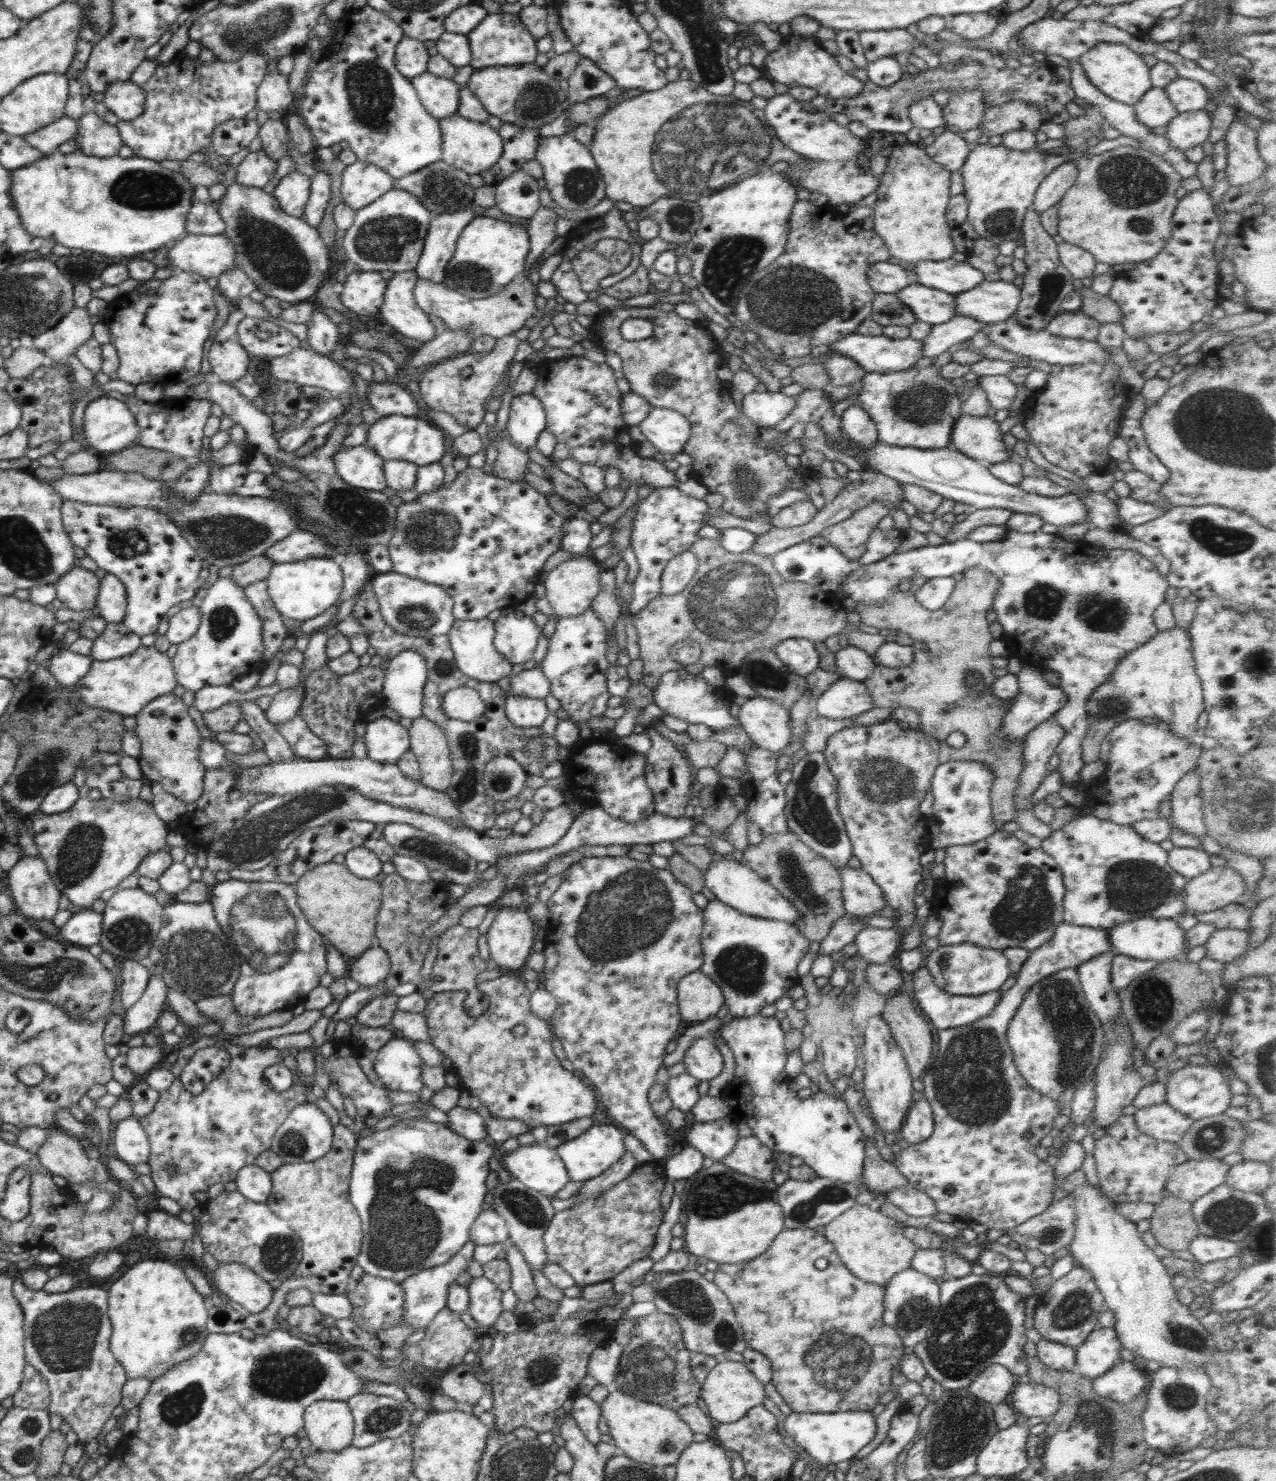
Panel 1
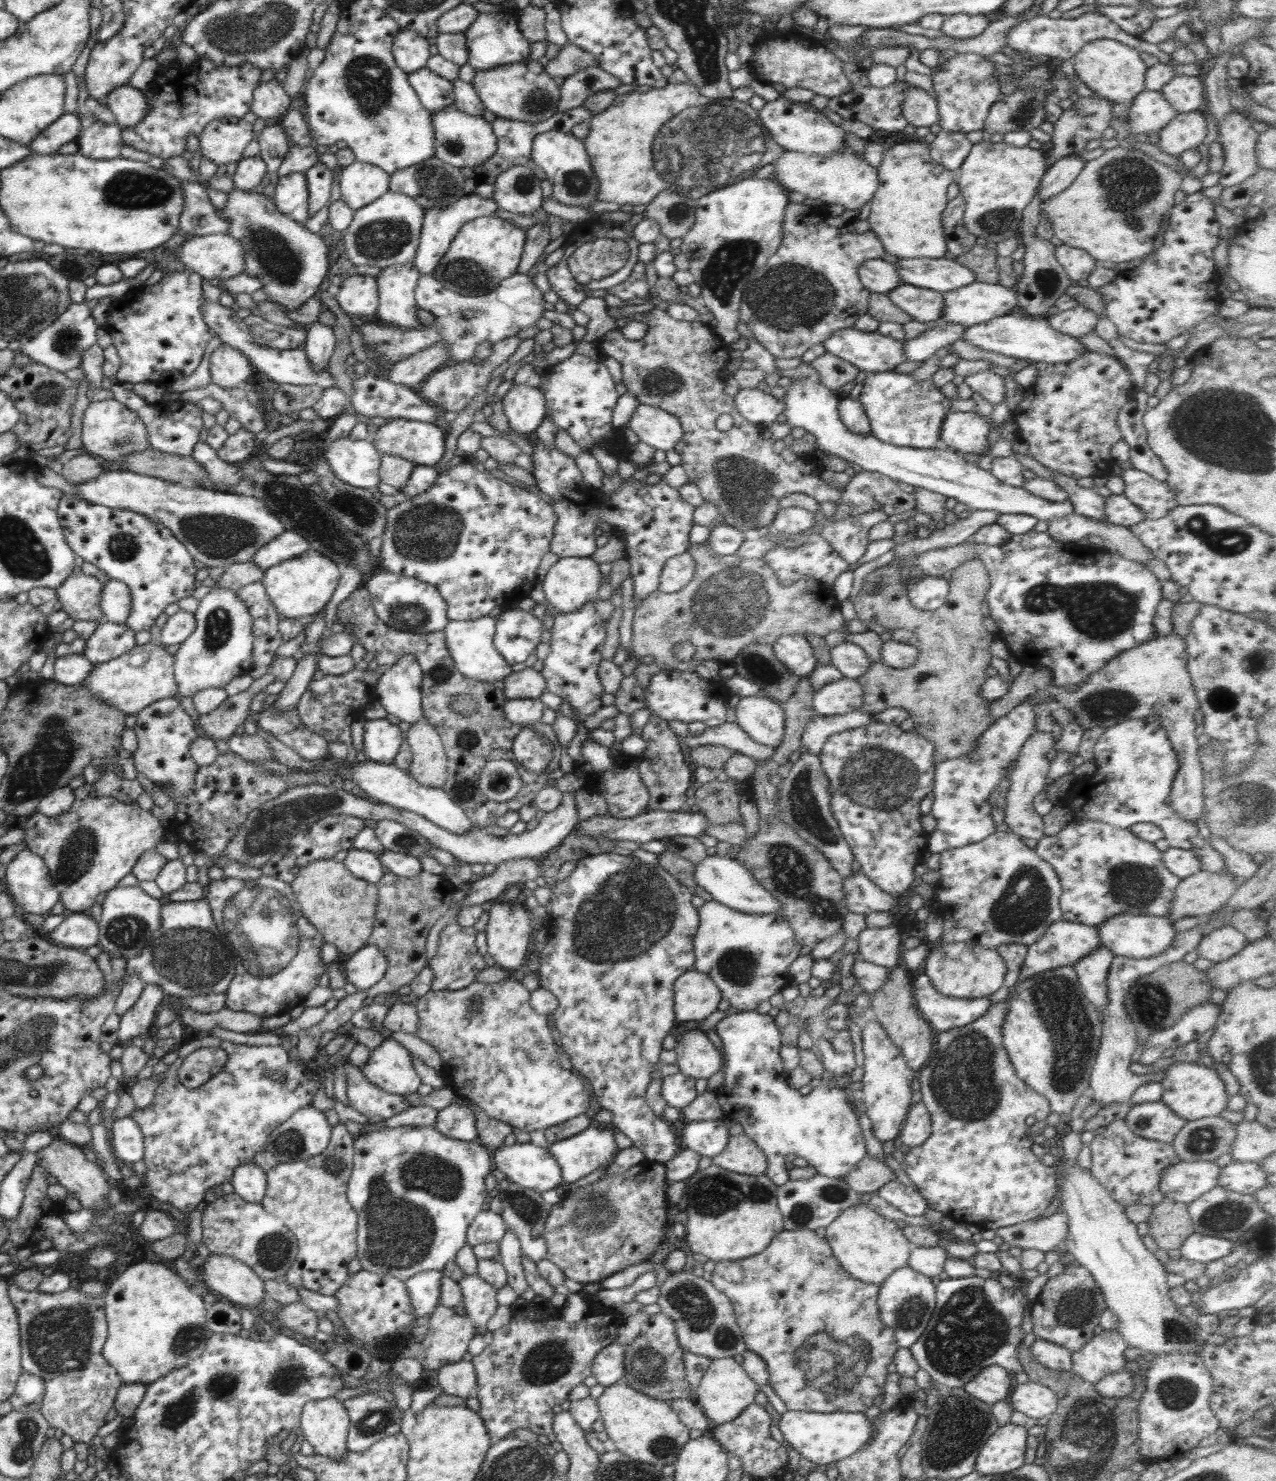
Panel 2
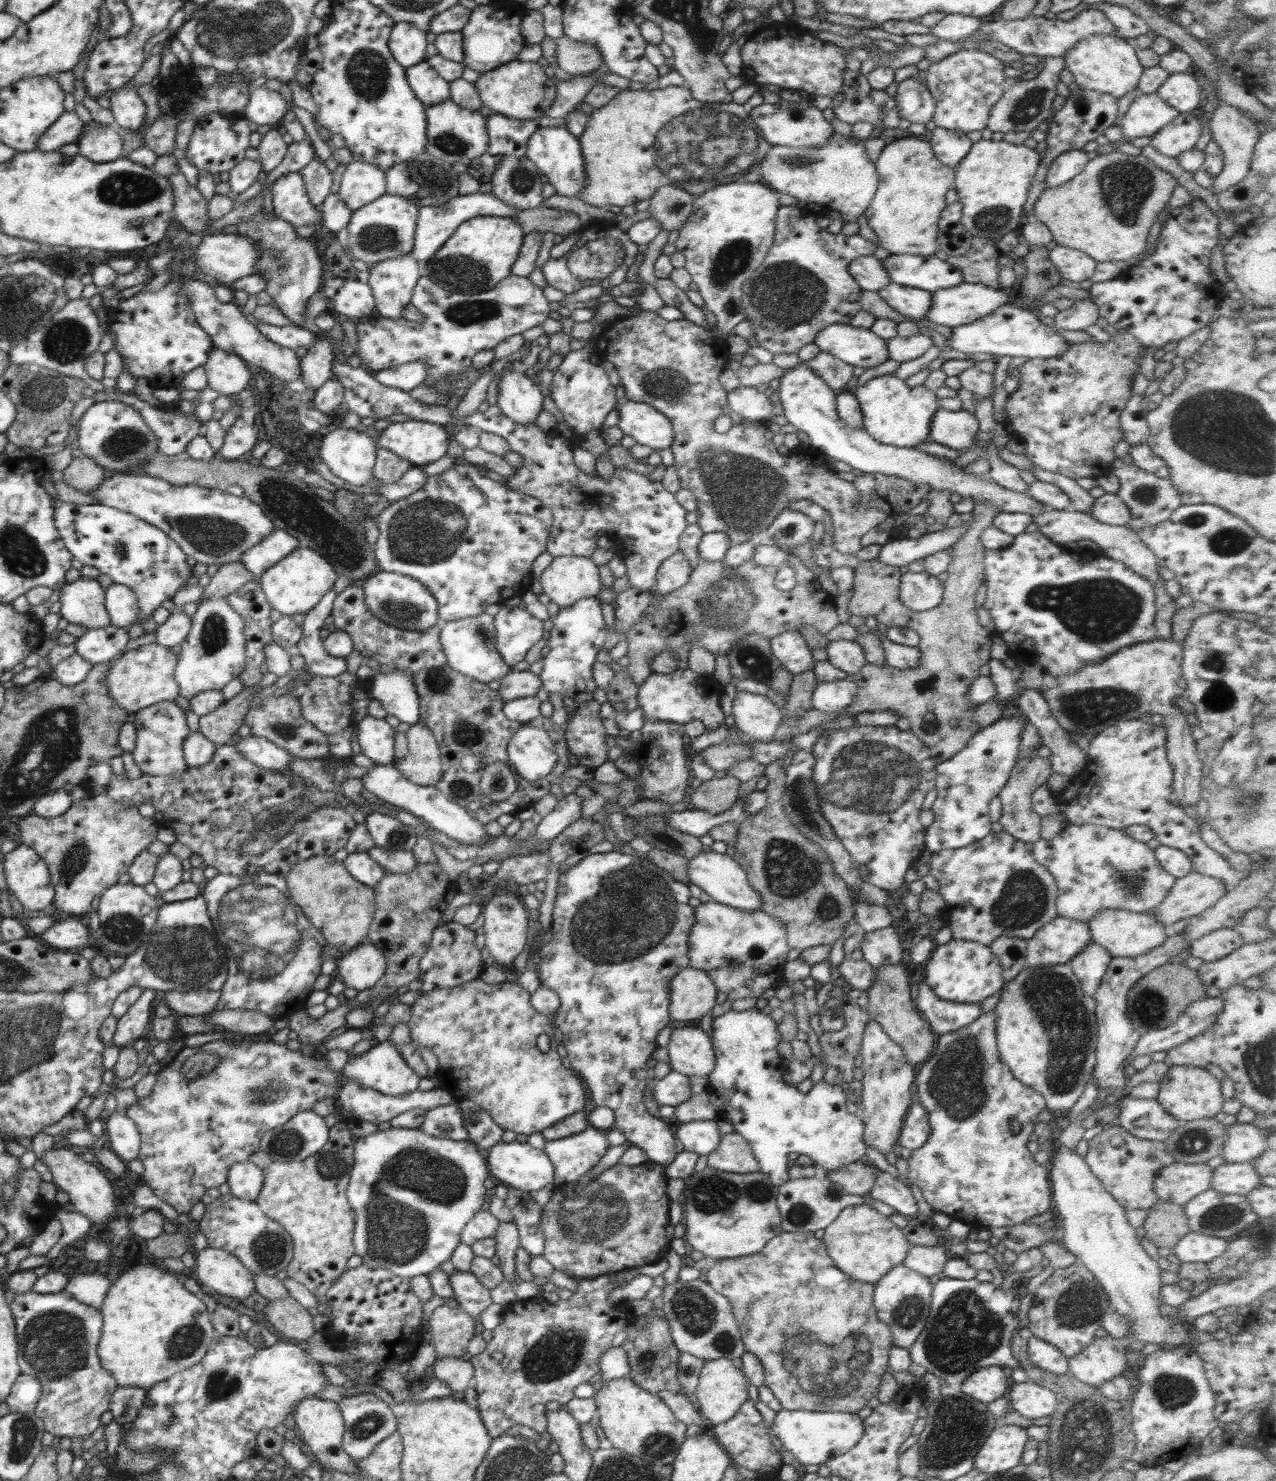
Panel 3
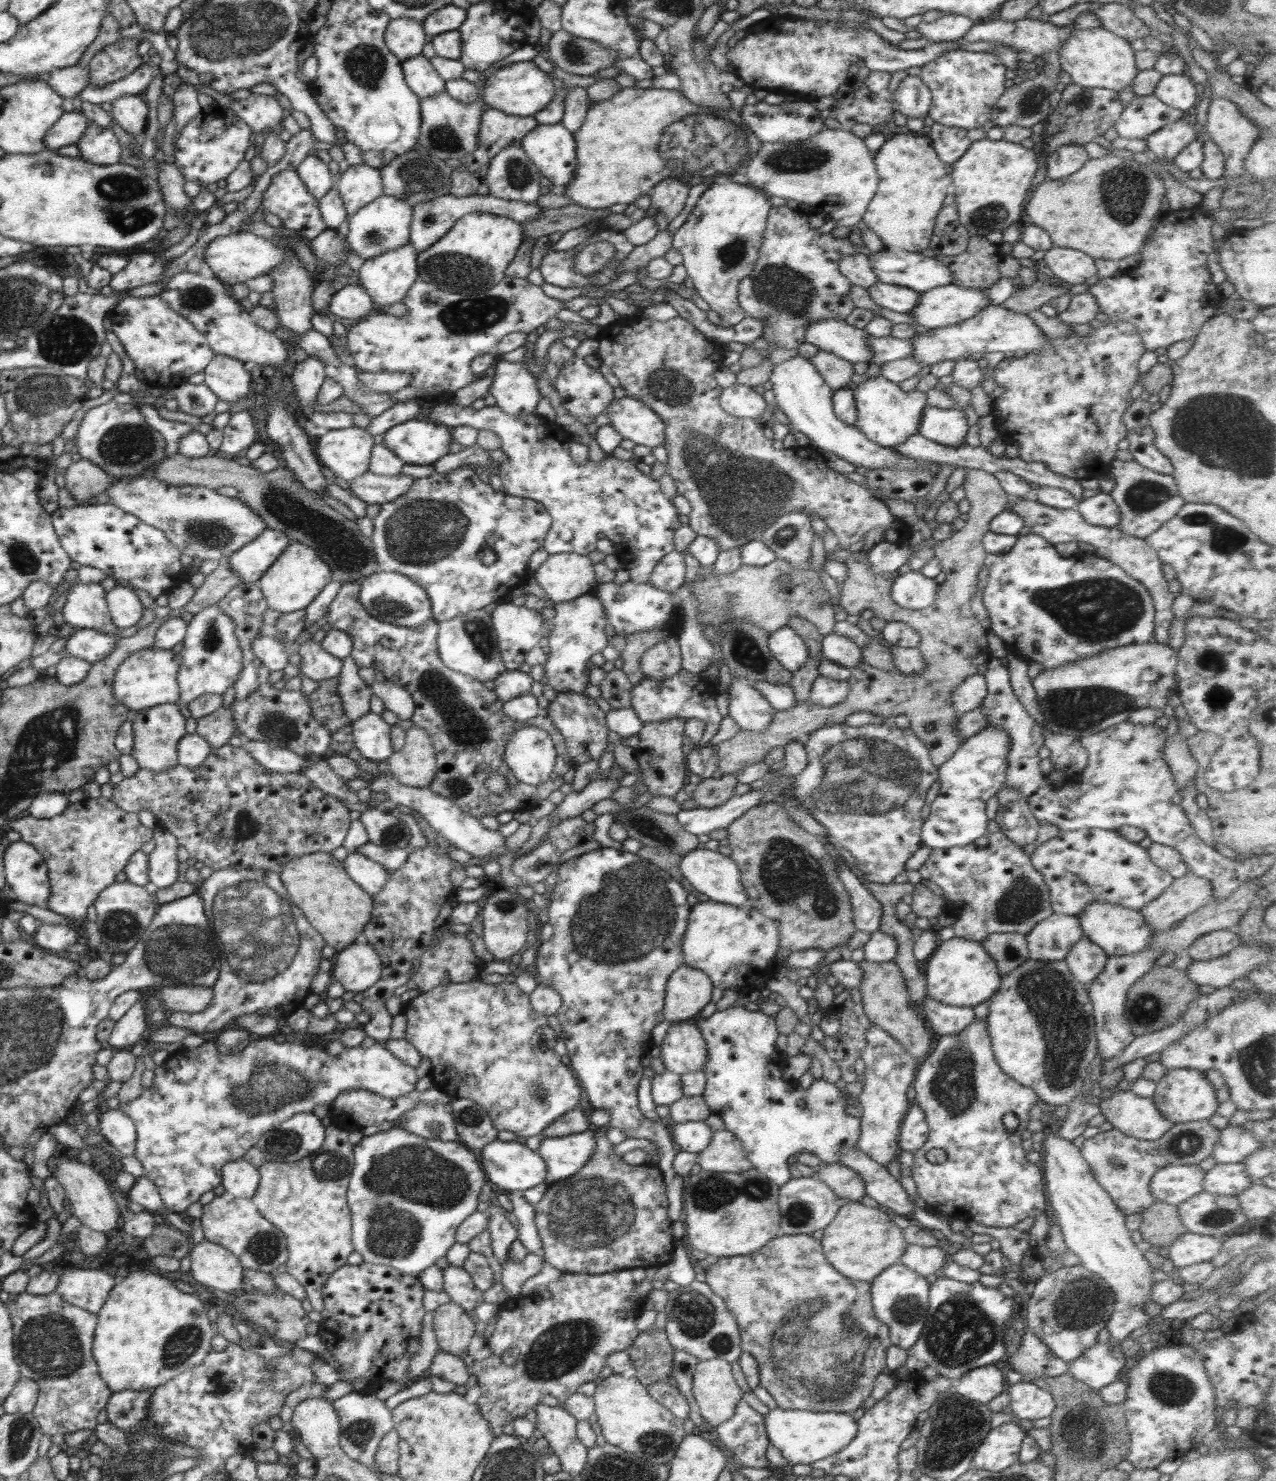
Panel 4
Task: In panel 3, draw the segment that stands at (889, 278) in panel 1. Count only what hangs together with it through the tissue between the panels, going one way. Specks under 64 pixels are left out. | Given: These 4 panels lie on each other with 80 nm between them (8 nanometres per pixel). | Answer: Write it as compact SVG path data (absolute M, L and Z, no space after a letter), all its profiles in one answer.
M860 256L850 262L850 275L864 290L876 291L890 284L888 271L882 260L874 256Z

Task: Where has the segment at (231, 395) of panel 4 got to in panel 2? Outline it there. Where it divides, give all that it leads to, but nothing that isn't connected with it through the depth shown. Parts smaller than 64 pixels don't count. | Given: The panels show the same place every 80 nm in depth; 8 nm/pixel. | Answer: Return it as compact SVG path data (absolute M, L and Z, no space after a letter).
M222 344L216 348L209 360L211 382L222 388L238 388L242 382L254 378L255 369L237 348Z

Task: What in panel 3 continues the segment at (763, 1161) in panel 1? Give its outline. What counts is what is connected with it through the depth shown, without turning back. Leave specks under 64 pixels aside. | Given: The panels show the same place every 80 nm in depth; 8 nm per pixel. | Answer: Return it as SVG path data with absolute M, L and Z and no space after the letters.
M732 1132L721 1137L718 1148L706 1156L708 1167L738 1174L760 1171L758 1159L752 1155L750 1144L743 1136Z

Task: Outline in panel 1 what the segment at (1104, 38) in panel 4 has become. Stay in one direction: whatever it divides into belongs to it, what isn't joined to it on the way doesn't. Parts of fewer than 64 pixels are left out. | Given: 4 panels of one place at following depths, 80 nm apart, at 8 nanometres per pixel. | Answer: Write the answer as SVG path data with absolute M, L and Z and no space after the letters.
M1103 42L1095 44L1088 52L1077 58L1090 82L1112 100L1134 106L1141 96L1152 88L1150 69L1143 57L1125 44Z

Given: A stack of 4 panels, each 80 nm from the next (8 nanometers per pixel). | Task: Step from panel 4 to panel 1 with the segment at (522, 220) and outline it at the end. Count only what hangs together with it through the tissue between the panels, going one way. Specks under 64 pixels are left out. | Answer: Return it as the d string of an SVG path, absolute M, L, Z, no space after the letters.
M472 202L466 208L433 215L425 236L422 256L416 266L416 276L441 284L446 277L446 268L456 252L456 241L462 229L475 217L477 208Z

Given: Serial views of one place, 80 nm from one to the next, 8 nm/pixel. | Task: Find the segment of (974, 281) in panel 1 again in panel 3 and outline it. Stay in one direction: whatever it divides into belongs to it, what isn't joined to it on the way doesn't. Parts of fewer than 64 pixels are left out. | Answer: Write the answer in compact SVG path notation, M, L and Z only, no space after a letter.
M890 254L882 260L890 282L934 292L965 282L962 270L935 256Z

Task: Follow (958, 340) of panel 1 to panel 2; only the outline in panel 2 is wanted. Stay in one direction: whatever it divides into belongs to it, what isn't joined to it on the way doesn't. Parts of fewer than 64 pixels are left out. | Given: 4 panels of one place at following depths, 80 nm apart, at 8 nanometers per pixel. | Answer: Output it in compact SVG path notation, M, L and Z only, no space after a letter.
M942 318L937 323L936 328L926 329L916 338L905 339L903 342L905 358L925 361L932 357L937 350L944 349L948 344L963 338L965 331L963 324L954 324Z

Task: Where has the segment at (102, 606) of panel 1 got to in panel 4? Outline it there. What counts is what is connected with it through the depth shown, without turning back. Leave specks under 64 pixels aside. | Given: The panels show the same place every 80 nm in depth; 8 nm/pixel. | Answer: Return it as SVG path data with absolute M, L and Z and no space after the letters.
M117 585L110 589L106 593L106 602L112 623L119 630L138 624L145 609L136 593L128 586Z

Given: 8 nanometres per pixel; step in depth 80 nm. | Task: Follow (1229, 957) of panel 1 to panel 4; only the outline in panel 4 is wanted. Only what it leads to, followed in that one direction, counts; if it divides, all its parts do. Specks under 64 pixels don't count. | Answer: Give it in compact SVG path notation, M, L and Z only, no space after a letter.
M1235 929L1216 930L1200 935L1188 948L1184 950L1194 961L1212 960L1228 954L1241 943L1240 936Z

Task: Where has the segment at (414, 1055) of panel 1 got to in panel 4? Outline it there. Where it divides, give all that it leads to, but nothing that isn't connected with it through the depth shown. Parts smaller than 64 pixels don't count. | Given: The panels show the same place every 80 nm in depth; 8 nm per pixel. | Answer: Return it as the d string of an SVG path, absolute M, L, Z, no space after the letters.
M255 1037L238 1054L222 1054L210 1038L195 1048L182 1046L153 1071L154 1084L143 1090L138 1098L121 1104L119 1110L135 1125L134 1156L143 1166L143 1175L154 1183L164 1206L172 1214L186 1211L202 1194L221 1184L224 1164L243 1159L264 1133L277 1128L288 1118L302 1112L313 1113L318 1105L330 1106L339 1095L353 1089L396 1099L413 1092L418 1081L414 1067L398 1060L384 1044L369 1048L344 1047L339 1055L330 1055L318 1046L284 1038Z

